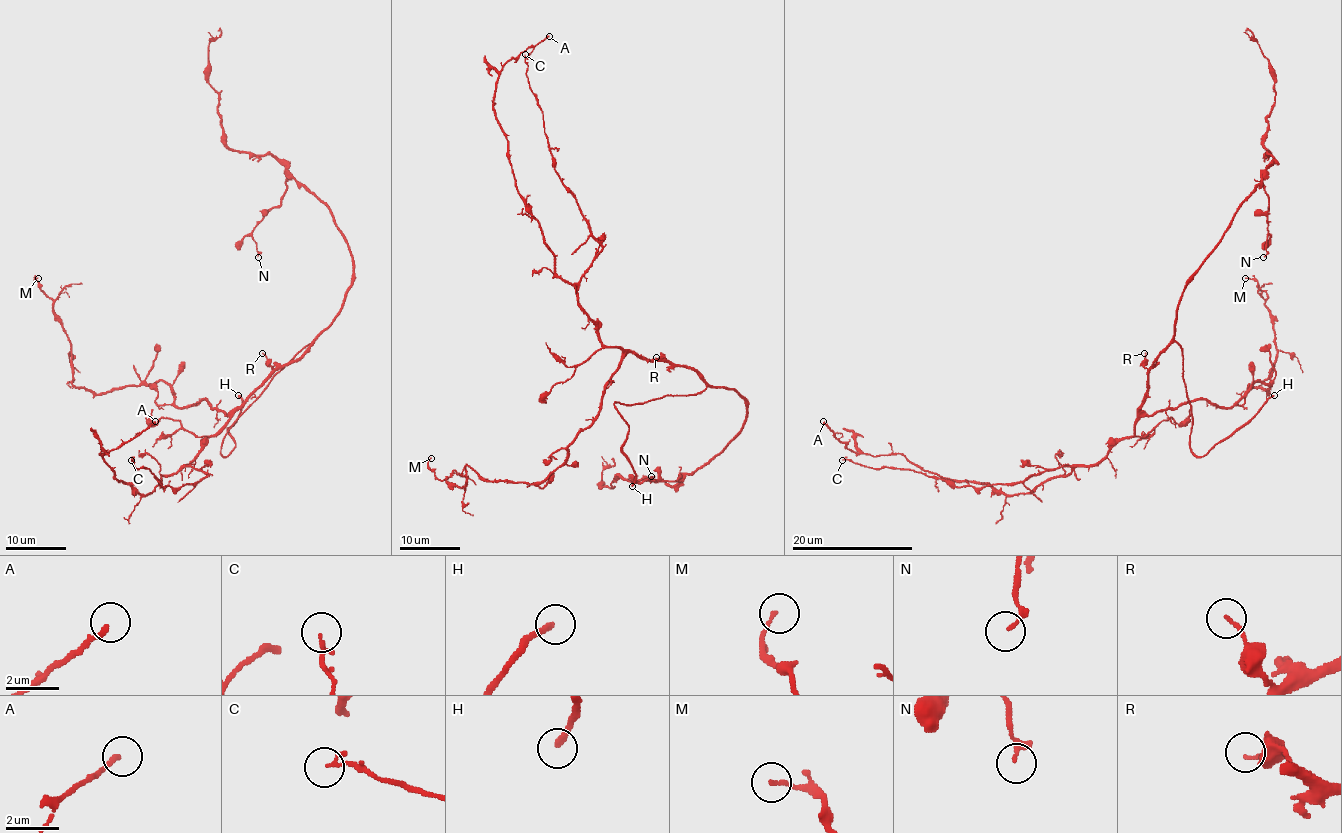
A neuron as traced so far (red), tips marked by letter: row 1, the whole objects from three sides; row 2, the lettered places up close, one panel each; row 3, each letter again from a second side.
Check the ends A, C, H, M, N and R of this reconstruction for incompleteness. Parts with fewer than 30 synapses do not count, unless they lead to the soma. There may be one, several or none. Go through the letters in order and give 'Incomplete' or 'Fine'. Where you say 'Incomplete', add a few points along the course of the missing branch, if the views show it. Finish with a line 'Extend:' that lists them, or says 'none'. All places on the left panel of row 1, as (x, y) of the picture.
A: Fine
C: Fine
H: Incomplete. Course of what is missing: (238, 395), (250, 394)
M: Fine
N: Fine
R: Fine
Extend: H

